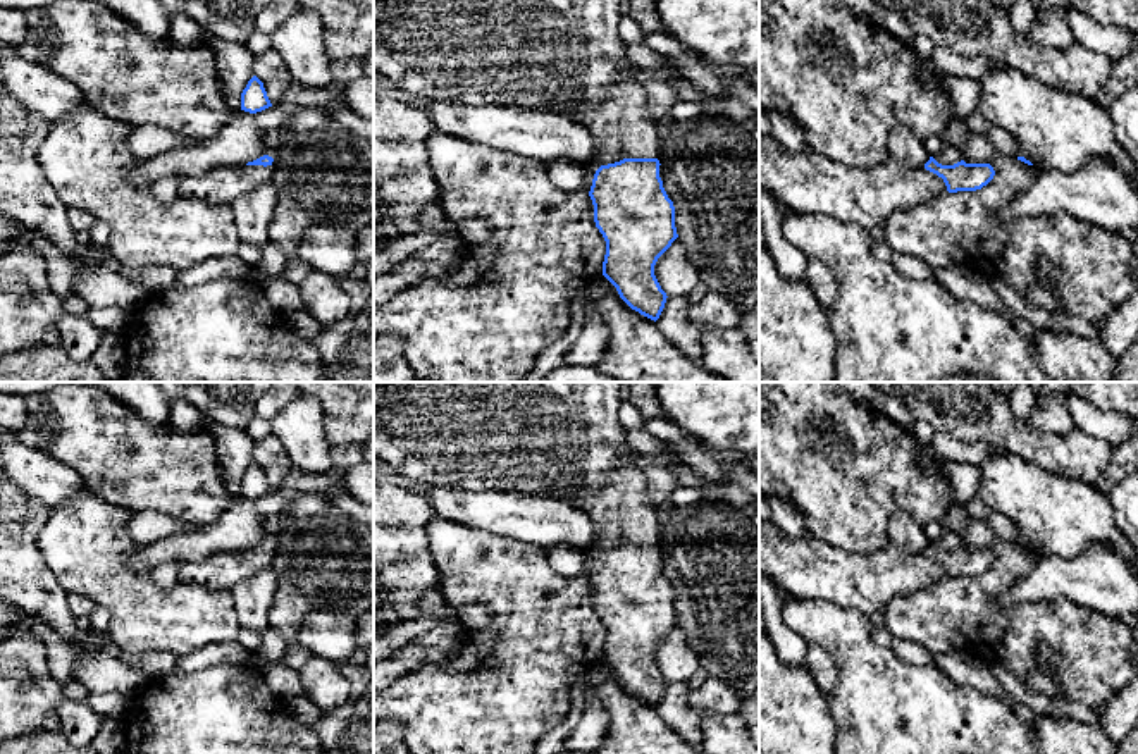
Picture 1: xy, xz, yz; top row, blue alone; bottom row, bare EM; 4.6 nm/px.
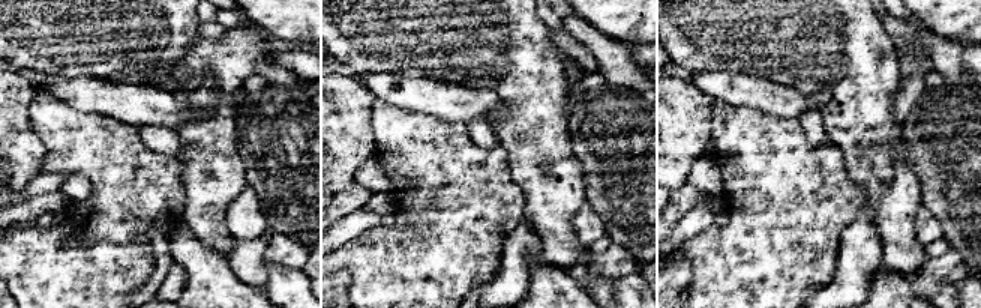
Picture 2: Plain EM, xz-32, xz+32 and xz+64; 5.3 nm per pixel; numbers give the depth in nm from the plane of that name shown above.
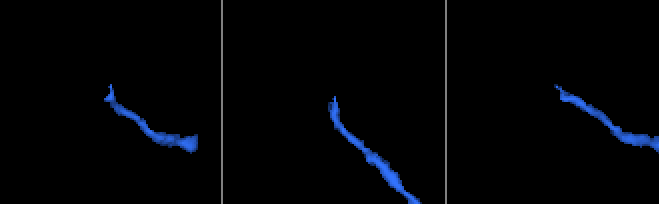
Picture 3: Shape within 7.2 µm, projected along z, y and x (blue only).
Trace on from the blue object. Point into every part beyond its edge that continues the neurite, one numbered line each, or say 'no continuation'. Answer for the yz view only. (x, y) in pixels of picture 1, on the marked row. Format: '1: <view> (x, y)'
1: yz (804, 183)

